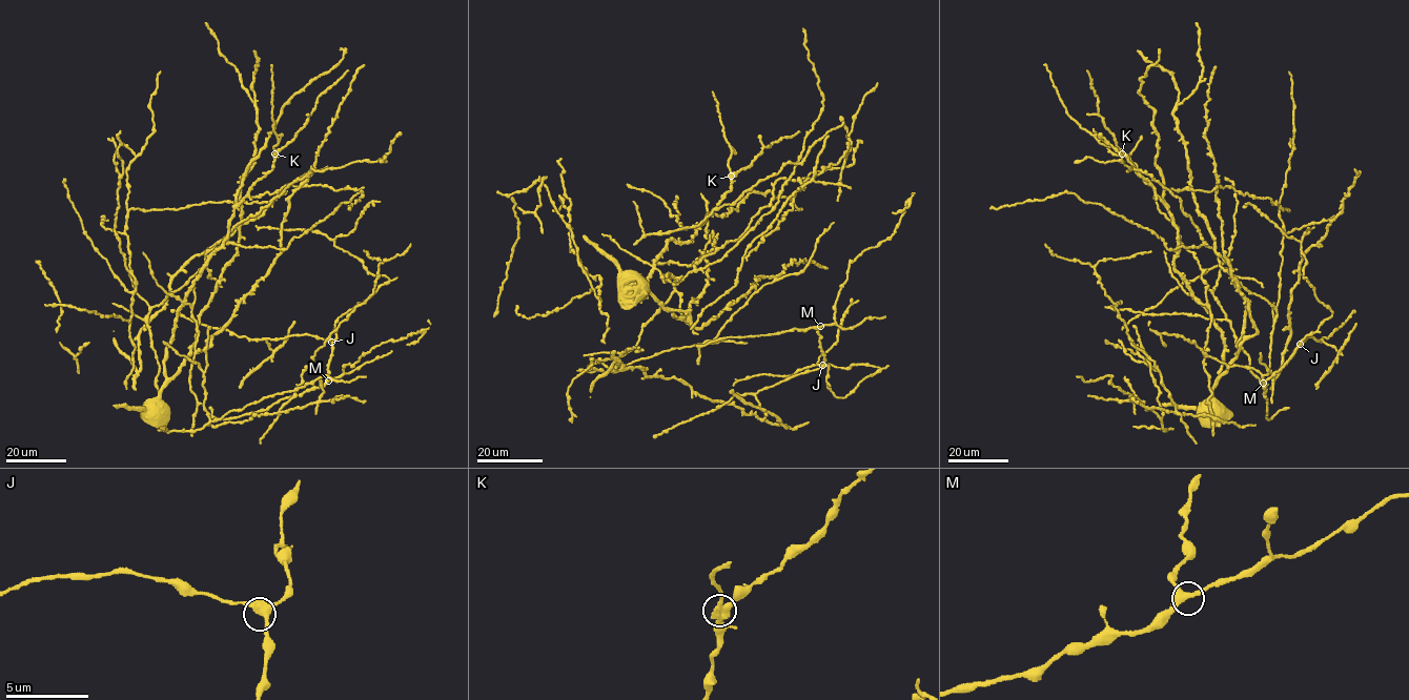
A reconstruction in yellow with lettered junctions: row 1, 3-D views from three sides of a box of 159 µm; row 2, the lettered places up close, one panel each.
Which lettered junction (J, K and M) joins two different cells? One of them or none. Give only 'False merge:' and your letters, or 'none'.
False merge: K

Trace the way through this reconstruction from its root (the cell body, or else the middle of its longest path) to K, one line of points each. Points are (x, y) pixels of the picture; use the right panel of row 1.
K: (1209, 411), (1213, 402), (1212, 388), (1223, 363), (1222, 331), (1175, 268), (1178, 230), (1168, 208), (1121, 153)

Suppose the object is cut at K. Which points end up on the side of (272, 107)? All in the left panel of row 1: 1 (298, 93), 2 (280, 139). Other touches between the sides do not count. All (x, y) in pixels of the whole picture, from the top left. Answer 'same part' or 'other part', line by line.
1: other part
2: same part

